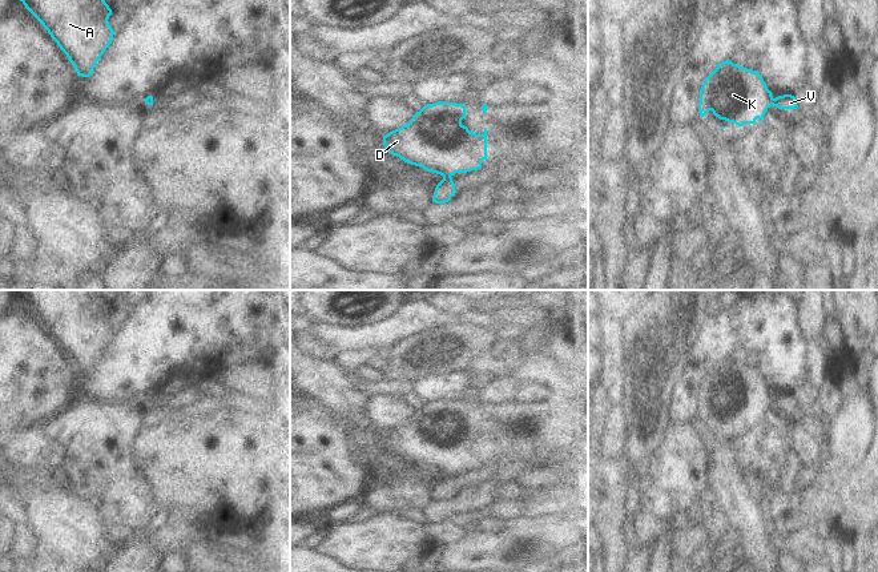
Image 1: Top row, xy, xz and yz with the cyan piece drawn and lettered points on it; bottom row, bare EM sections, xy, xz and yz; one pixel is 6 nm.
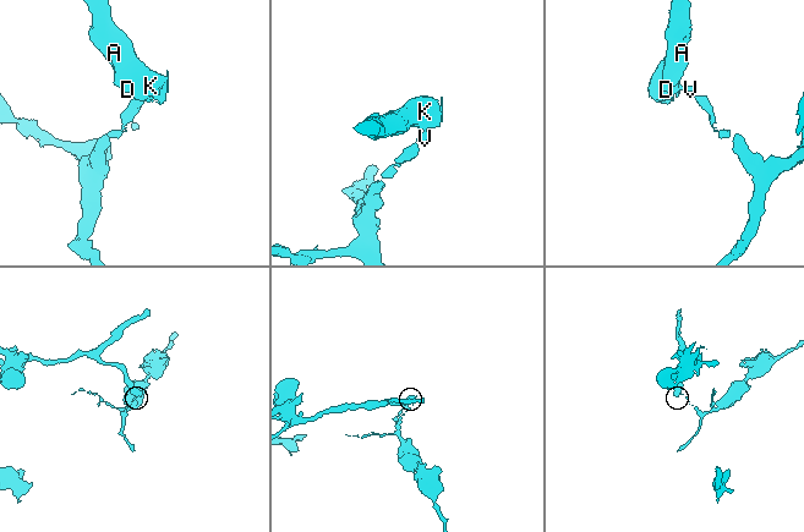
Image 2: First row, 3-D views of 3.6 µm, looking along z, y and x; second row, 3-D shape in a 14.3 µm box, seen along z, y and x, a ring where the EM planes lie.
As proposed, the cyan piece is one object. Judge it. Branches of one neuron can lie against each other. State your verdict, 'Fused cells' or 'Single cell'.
Fused cells.

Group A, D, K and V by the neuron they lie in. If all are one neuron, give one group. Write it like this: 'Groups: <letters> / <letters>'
Groups: A D K / V.

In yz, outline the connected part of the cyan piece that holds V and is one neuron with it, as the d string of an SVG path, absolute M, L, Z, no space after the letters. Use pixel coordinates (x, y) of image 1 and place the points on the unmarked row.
M784 392L784 394L778 394L773 396L772 403L780 407L797 407L798 406L797 398L792 392Z

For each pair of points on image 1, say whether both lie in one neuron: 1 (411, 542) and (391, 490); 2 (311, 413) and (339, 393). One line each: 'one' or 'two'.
1: two
2: two

